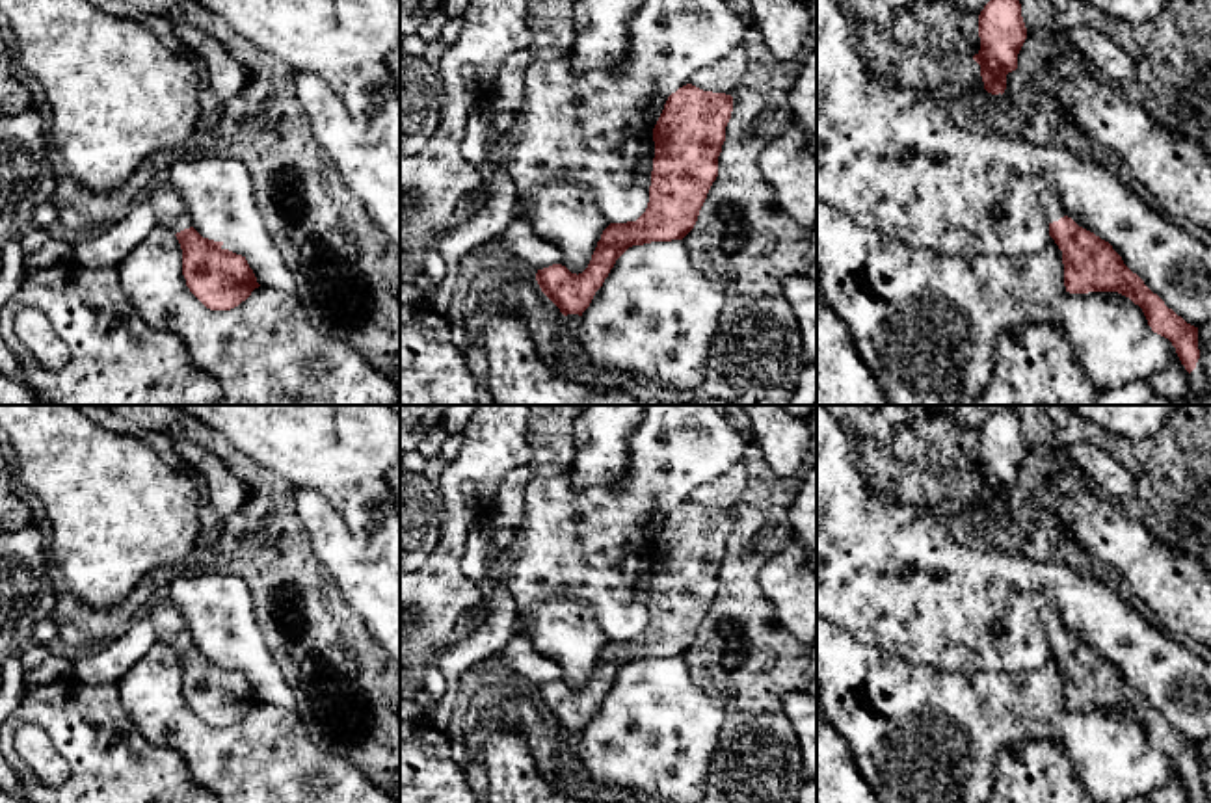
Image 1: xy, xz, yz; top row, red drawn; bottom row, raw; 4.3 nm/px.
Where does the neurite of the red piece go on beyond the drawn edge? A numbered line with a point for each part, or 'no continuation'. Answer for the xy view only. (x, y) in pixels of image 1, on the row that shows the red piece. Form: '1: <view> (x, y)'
1: xy (168, 210)

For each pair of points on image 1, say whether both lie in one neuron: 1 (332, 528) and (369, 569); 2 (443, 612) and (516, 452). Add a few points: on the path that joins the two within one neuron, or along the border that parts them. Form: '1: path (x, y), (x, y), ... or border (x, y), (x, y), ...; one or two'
1: path (337, 538), (359, 560); one
2: path (443, 571), (462, 500), (475, 486); one

